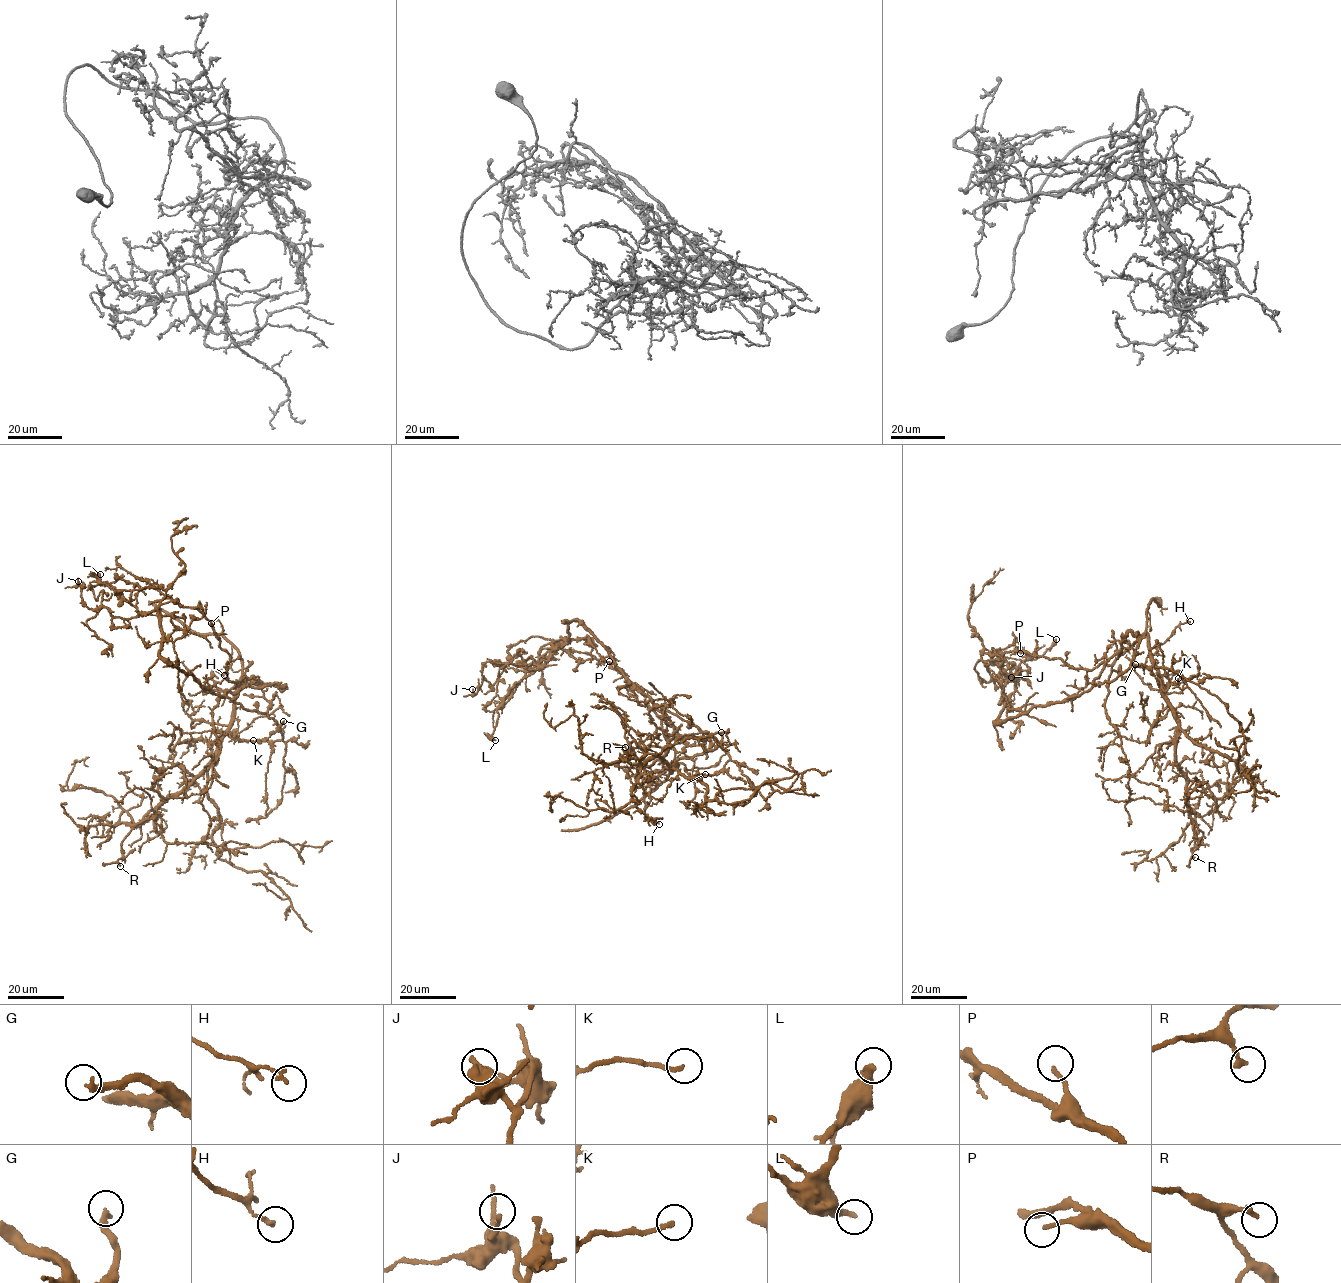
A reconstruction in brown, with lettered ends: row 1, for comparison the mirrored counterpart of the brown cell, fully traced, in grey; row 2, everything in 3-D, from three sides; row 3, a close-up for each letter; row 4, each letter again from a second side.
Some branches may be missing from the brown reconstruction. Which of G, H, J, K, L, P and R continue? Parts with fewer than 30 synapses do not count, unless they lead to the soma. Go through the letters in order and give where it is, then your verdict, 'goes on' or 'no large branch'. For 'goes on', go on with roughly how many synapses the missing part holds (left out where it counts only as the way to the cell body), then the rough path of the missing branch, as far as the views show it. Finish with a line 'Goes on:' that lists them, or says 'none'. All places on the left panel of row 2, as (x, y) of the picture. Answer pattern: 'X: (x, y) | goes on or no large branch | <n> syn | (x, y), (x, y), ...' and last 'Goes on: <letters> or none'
G: (283, 721) | goes on | 60 syn | (283, 721), (271, 714), (269, 699), (258, 689), (260, 682), (246, 678)
H: (224, 675) | no large branch
J: (78, 581) | no large branch
K: (253, 740) | no large branch
L: (100, 574) | goes on | 35 syn | (100, 574), (116, 575), (126, 580), (127, 586)
P: (211, 623) | goes on | 50 syn | (211, 623), (205, 618), (173, 630), (164, 637), (162, 644), (166, 652)
R: (120, 866) | no large branch
Goes on: G, L, P

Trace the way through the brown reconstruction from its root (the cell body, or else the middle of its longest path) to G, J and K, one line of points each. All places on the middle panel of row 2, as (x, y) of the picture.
G: (675, 751), (694, 757), (710, 744), (675, 736), (696, 745), (703, 732), (719, 742), (721, 732)
J: (675, 751), (660, 719), (638, 703), (614, 660), (578, 621), (538, 668), (487, 662), (472, 689)
K: (675, 751), (670, 771), (678, 762), (684, 764), (692, 777), (705, 774)

